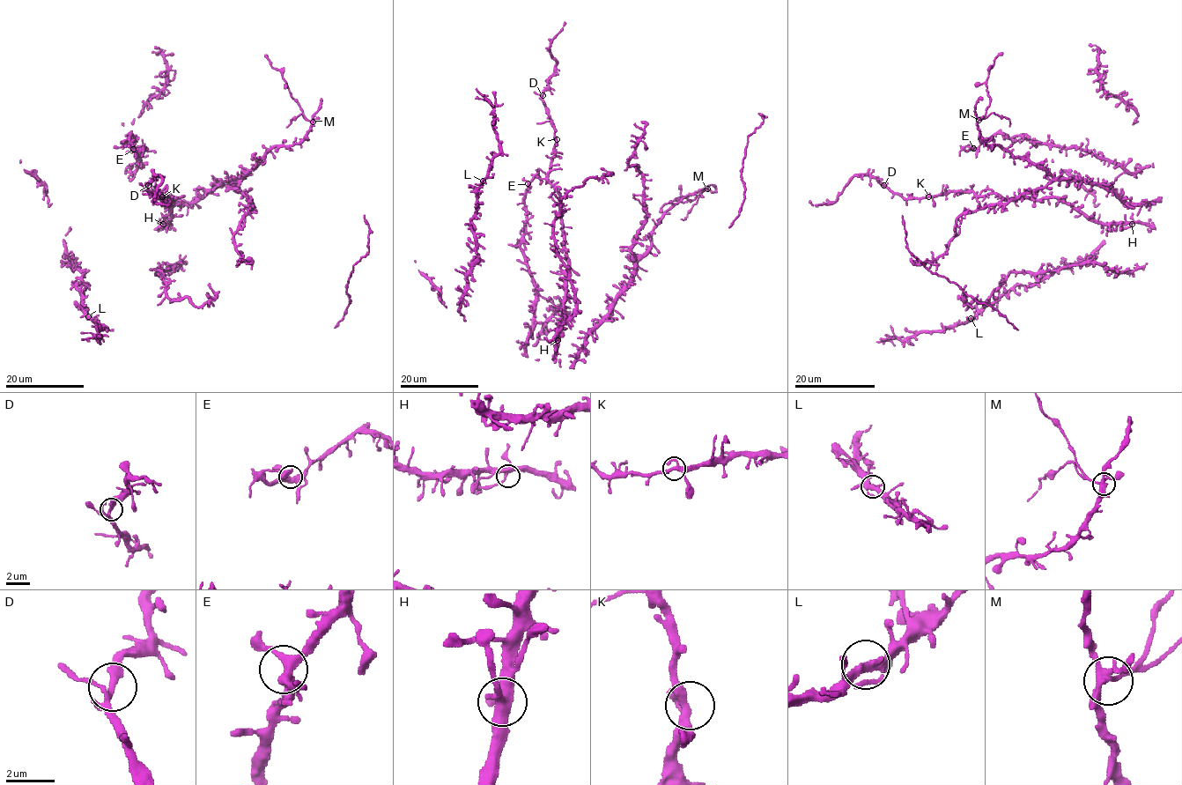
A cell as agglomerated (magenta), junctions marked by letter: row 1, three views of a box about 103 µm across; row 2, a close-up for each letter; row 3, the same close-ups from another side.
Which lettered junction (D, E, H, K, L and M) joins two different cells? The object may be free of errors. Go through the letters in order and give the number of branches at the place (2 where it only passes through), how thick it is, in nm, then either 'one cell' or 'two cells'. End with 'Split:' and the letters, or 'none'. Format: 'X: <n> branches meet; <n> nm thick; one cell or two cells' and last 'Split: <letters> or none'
D: 4 branches meet; 280 nm thick; one cell
E: 4 branches meet; 360 nm thick; one cell
H: 4 branches meet; 400 nm thick; one cell
K: 4 branches meet; 280 nm thick; one cell
L: 4 branches meet; 260 nm thick; one cell
M: 4 branches meet; 280 nm thick; two cells
Split: M

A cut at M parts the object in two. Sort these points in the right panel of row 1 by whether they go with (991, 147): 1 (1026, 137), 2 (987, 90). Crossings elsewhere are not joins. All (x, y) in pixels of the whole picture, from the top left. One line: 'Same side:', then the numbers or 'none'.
Same side: 1

